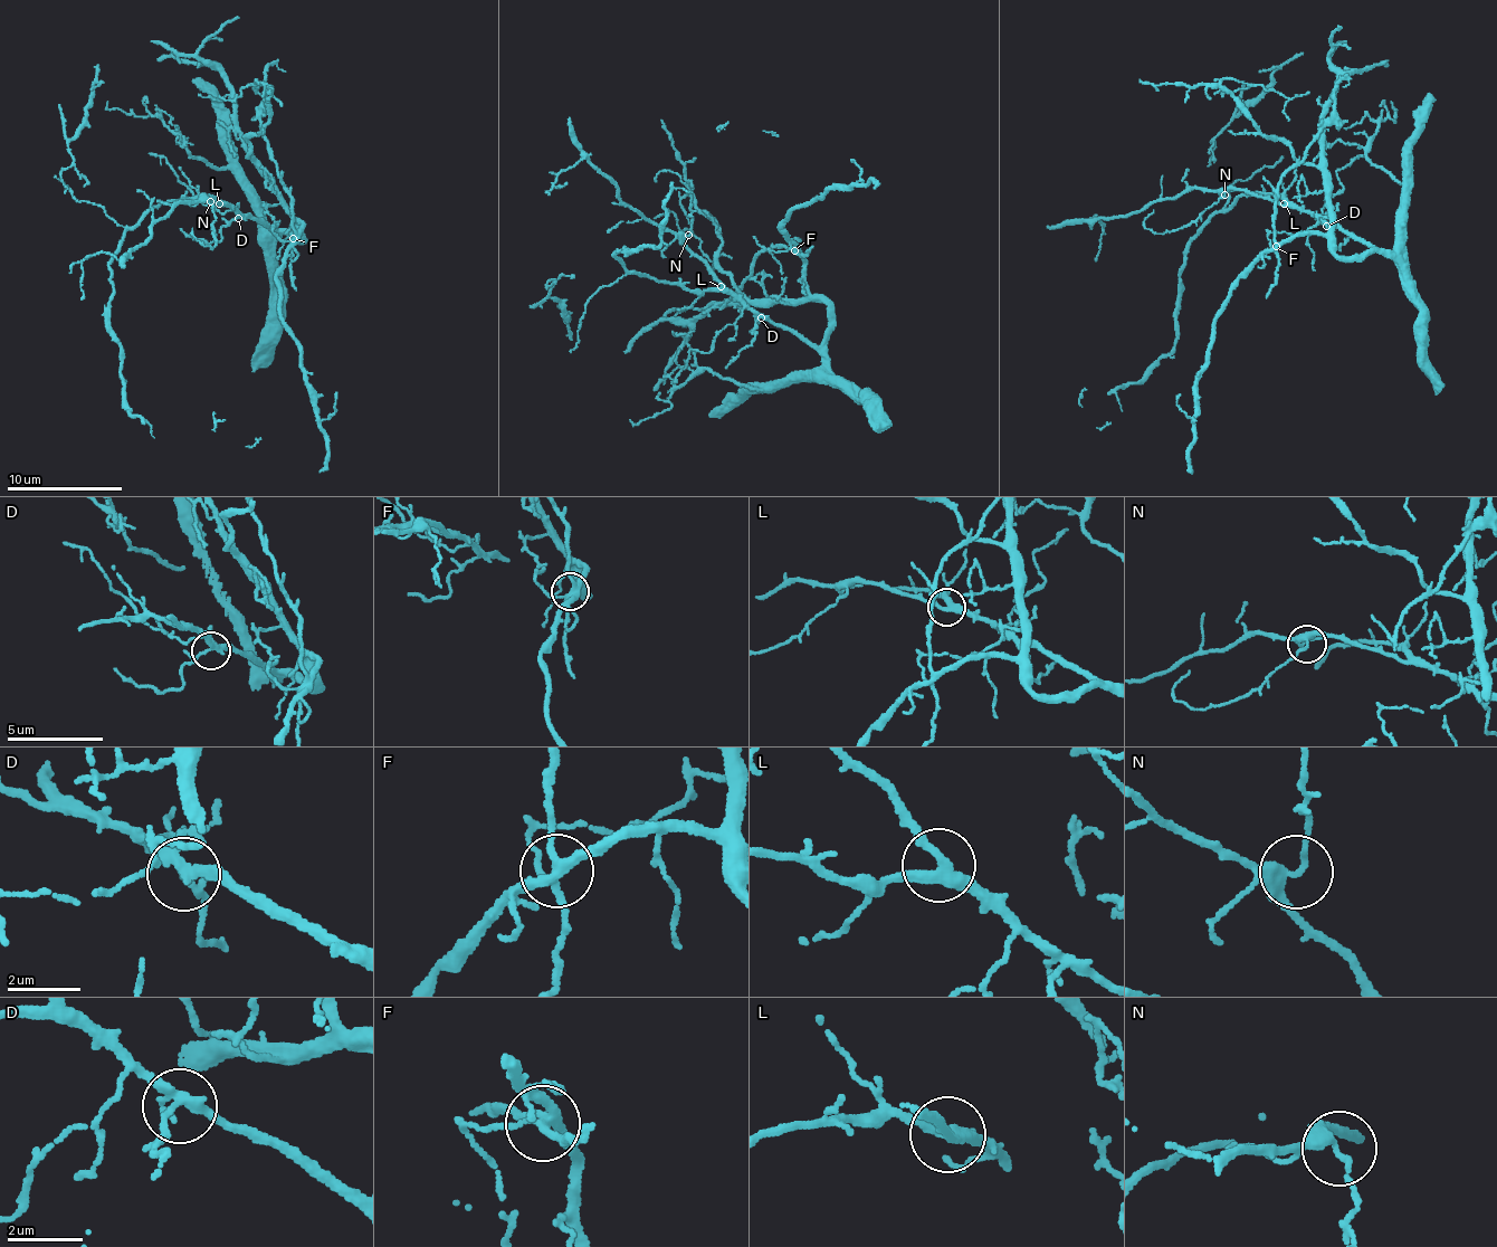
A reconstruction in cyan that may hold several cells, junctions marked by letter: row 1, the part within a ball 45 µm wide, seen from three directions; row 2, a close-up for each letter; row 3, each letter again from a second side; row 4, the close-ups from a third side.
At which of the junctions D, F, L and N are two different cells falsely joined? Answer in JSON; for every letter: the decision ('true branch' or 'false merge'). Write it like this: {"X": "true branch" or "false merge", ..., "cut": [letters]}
{"D": "true branch", "F": "false merge", "L": "true branch", "N": "true branch", "cut": ["F"]}

